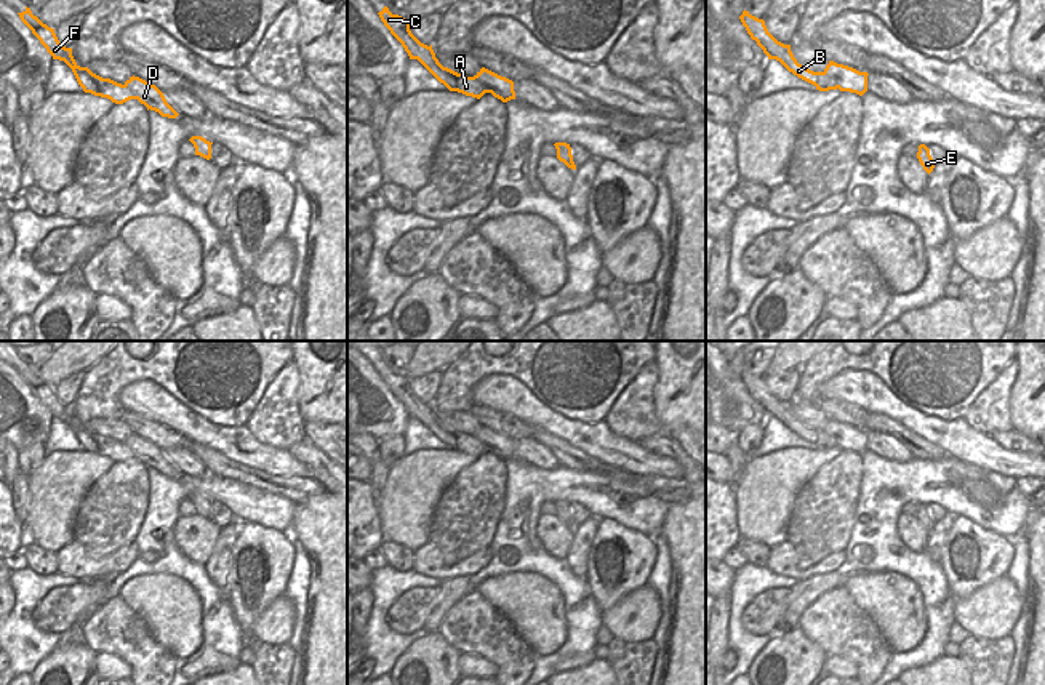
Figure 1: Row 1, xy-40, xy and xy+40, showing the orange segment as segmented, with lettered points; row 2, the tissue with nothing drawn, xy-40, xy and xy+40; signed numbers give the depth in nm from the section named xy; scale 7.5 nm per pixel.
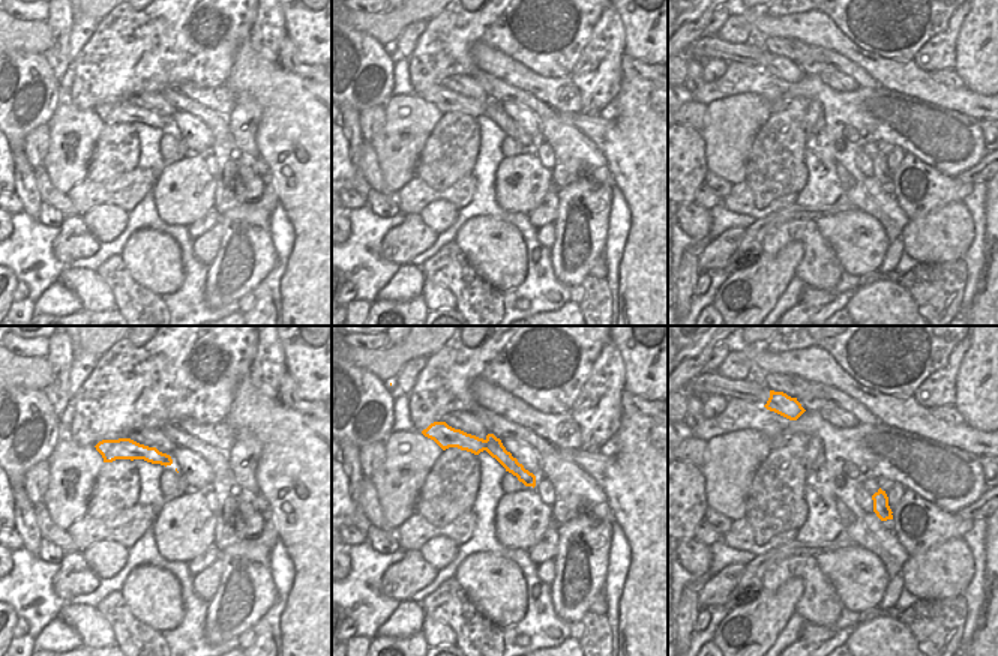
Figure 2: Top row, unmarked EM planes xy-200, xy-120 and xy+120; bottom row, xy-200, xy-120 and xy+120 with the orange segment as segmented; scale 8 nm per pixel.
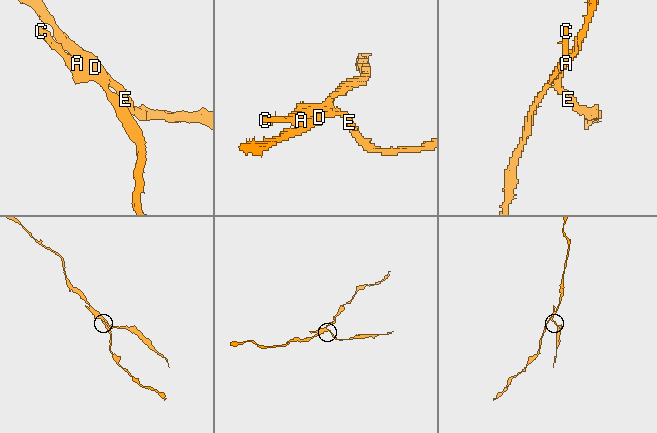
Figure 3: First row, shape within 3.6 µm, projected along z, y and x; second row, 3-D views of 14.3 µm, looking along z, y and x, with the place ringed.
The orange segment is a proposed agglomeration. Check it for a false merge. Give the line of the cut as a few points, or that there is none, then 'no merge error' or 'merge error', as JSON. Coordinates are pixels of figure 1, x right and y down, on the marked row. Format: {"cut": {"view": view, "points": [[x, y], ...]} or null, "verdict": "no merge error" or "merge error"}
{"cut": {"view": "xy+40", "points": [[823, 72], [839, 87]]}, "verdict": "merge error"}

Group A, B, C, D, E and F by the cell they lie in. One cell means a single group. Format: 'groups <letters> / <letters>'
groups A B C F / D E

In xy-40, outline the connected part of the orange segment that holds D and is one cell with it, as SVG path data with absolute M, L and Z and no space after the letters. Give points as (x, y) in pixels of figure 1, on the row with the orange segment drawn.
M130 77L125 86L136 96L136 99L147 107L147 110L155 110L162 117L176 118L179 114L166 102L163 93L152 83L139 78Z

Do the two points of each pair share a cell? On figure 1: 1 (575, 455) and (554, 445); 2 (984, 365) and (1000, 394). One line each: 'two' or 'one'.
1: one
2: two

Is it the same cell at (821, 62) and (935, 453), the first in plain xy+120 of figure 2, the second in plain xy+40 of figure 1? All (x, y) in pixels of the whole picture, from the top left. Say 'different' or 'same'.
same

